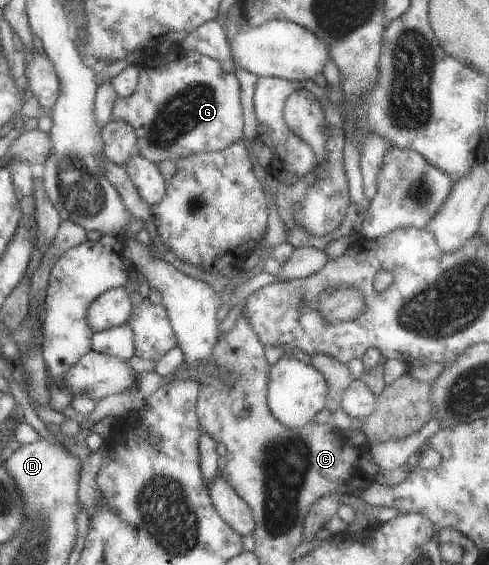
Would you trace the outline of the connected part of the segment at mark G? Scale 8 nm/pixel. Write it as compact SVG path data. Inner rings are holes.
M183 50L167 63L158 64L157 67L139 67L134 92L115 100L110 119L129 124L136 137L135 153L157 165L163 160L176 160L201 152L222 150L239 141L243 125L239 91L235 74L227 73L215 56Z

